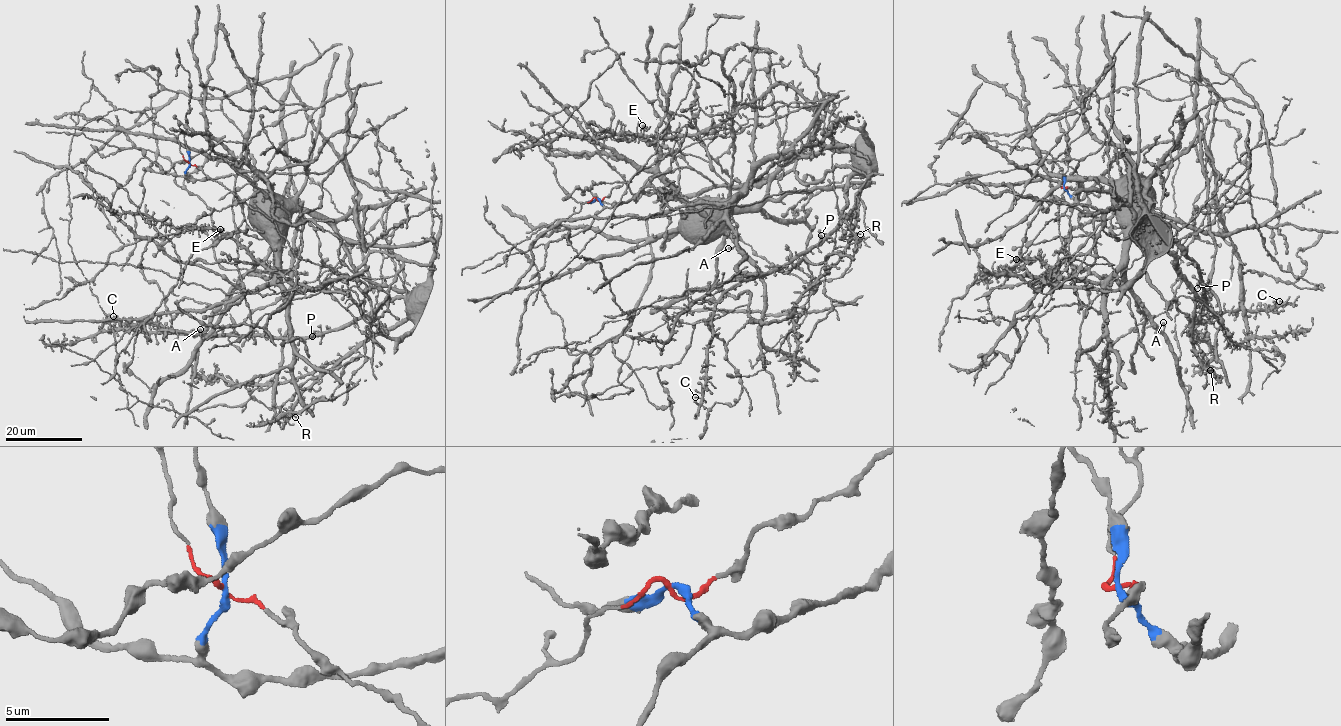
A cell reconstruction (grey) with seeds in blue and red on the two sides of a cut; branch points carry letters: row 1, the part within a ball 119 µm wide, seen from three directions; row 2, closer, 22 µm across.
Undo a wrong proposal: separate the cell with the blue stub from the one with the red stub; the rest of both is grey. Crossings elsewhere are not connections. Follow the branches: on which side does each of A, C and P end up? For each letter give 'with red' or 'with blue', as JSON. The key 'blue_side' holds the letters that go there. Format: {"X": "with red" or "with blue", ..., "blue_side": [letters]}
{"A": "with blue", "C": "with red", "P": "with red", "blue_side": ["A"]}

